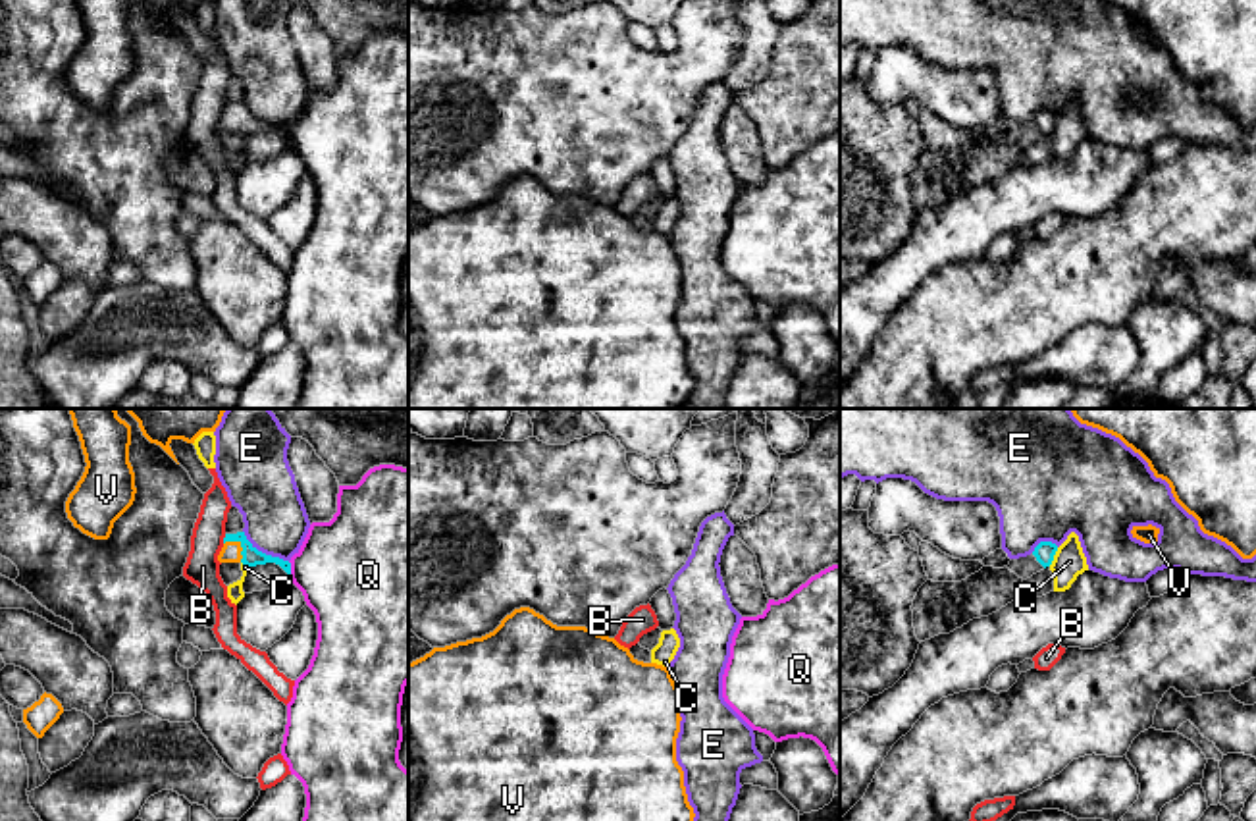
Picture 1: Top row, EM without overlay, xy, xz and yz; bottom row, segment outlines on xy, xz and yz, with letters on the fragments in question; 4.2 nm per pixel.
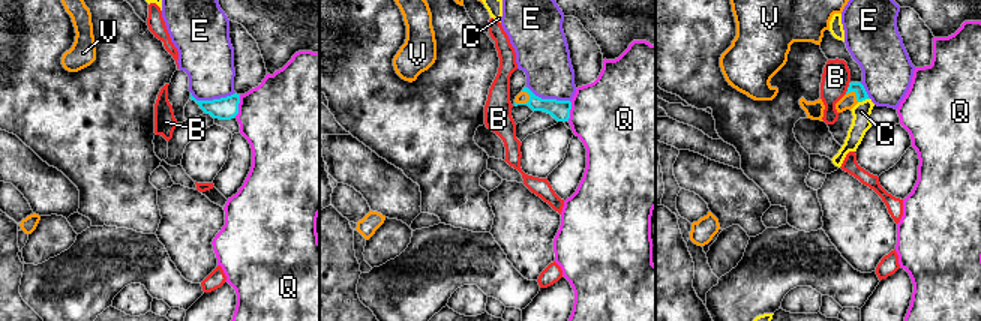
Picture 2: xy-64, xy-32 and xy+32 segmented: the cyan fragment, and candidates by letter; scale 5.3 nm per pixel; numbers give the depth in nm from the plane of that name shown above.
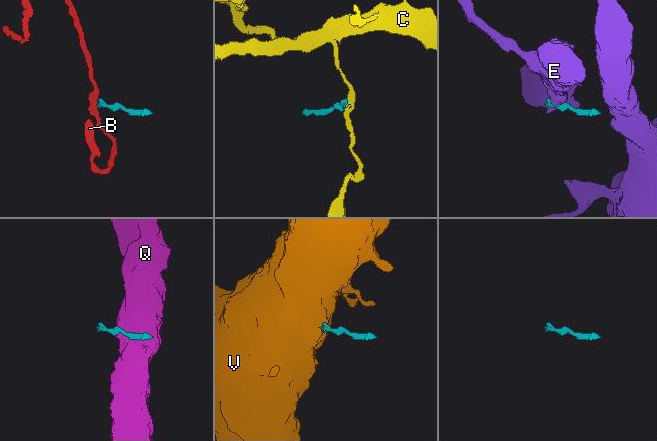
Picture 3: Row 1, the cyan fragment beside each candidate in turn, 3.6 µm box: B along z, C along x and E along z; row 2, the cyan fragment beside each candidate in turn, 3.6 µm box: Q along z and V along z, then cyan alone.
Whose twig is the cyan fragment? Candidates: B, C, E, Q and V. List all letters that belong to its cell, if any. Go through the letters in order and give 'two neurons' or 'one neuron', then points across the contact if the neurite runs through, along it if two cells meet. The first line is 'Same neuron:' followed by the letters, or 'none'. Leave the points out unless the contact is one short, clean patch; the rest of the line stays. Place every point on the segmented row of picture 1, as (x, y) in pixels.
Same neuron: V
B: two neurons; border xy (226, 534), (222, 542)
C: two neurons; border yz (1058, 548), (1048, 565)
E: two neurons; border xy (243, 530), (259, 550), (287, 561)
Q: two neurons
V: one neuron; way xy (251, 556), (241, 546), (232, 550)

